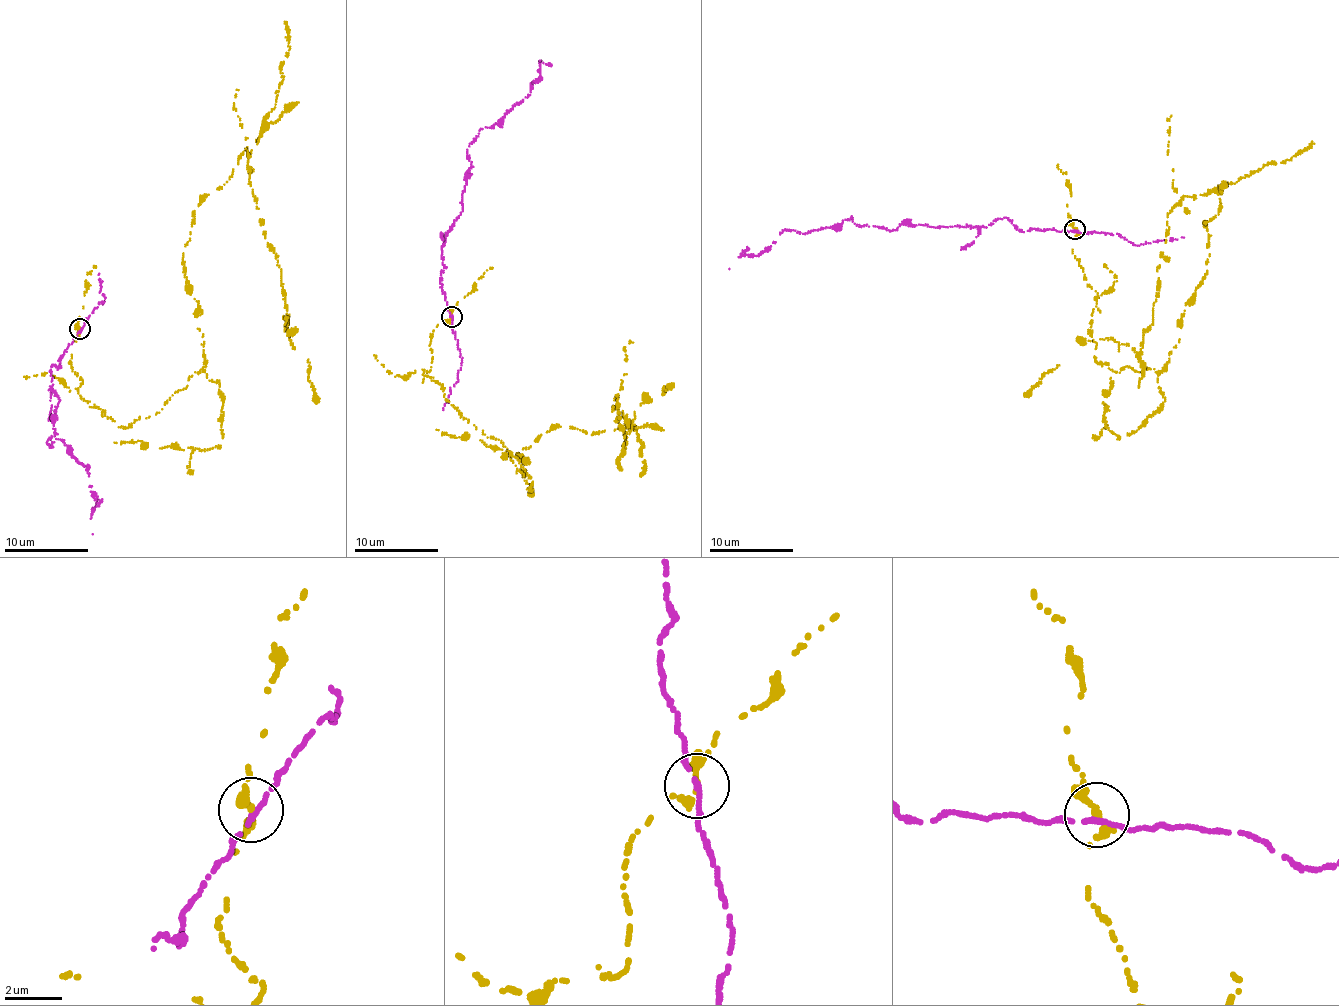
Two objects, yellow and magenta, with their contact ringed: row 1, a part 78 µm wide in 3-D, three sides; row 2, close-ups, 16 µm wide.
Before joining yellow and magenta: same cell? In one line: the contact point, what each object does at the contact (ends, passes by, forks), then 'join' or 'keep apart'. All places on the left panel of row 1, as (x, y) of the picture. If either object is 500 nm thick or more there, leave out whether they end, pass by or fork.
(79, 329) | yellow passes by | magenta passes by | keep apart

